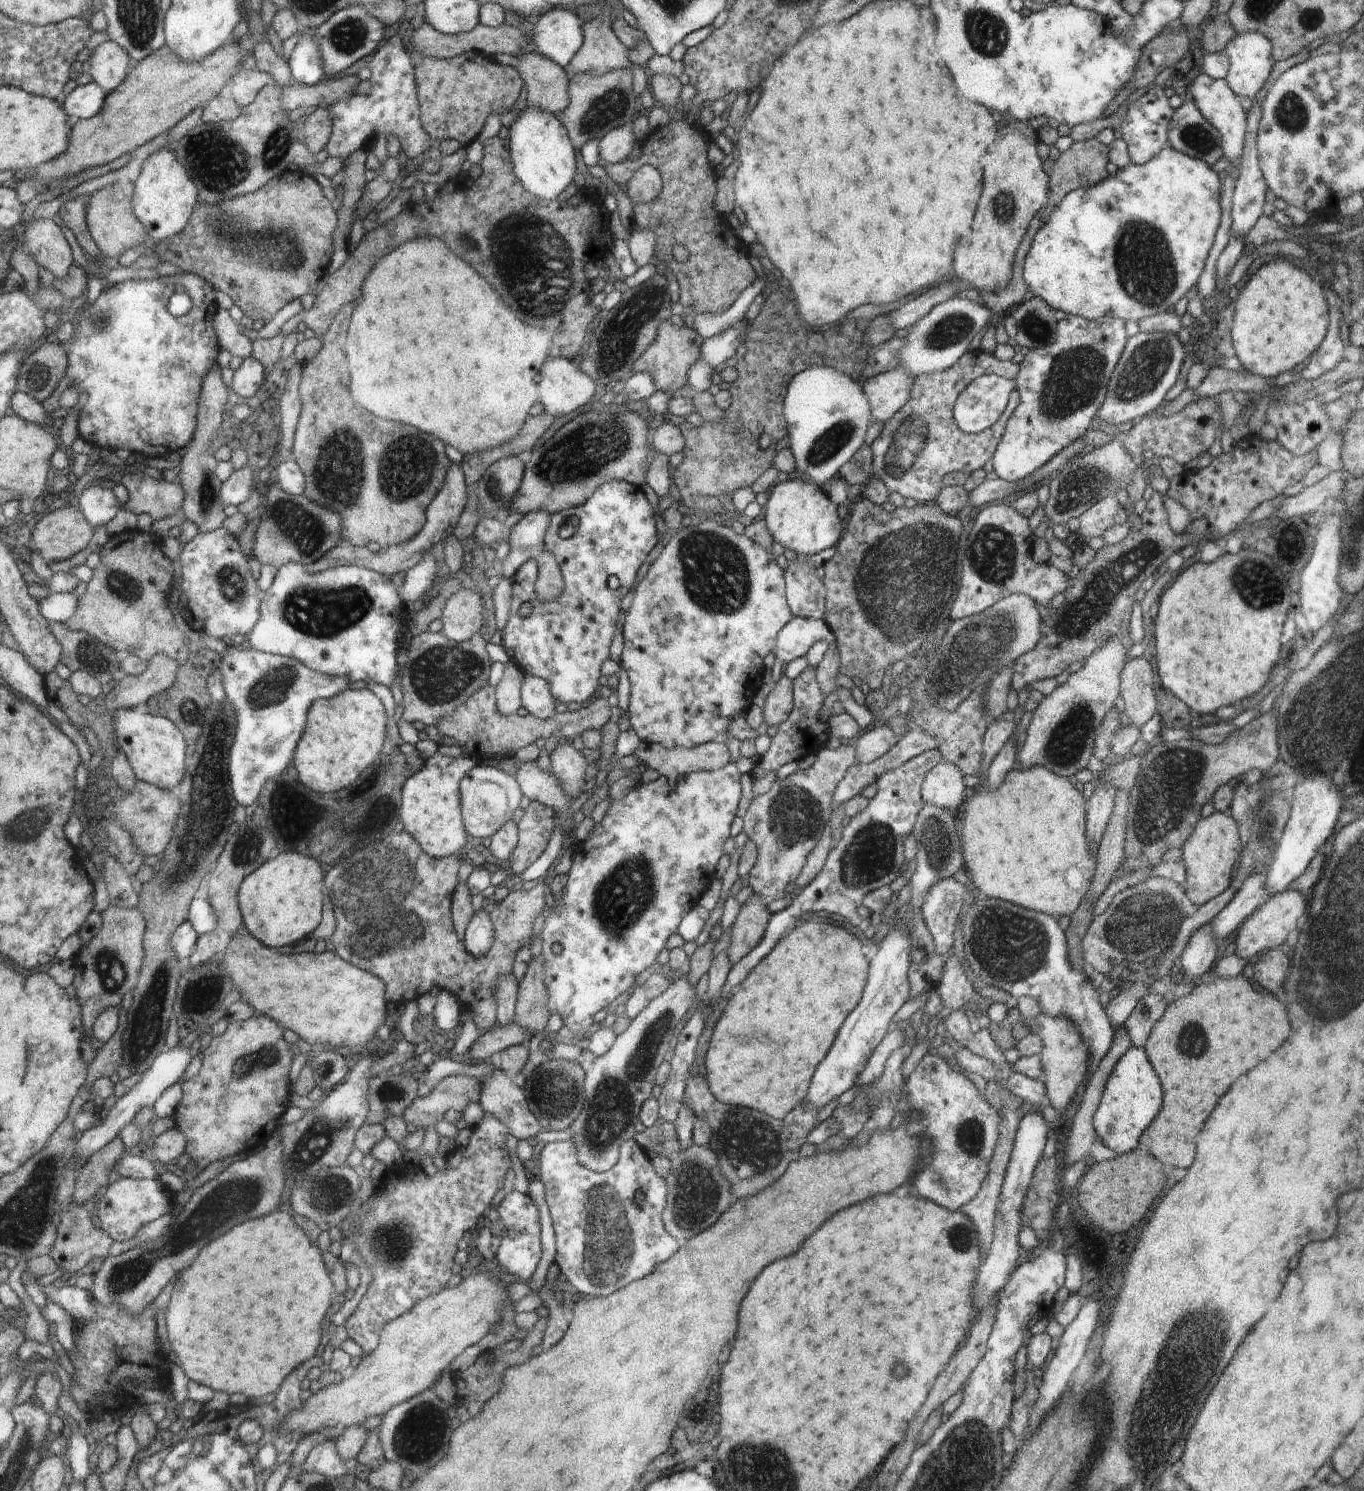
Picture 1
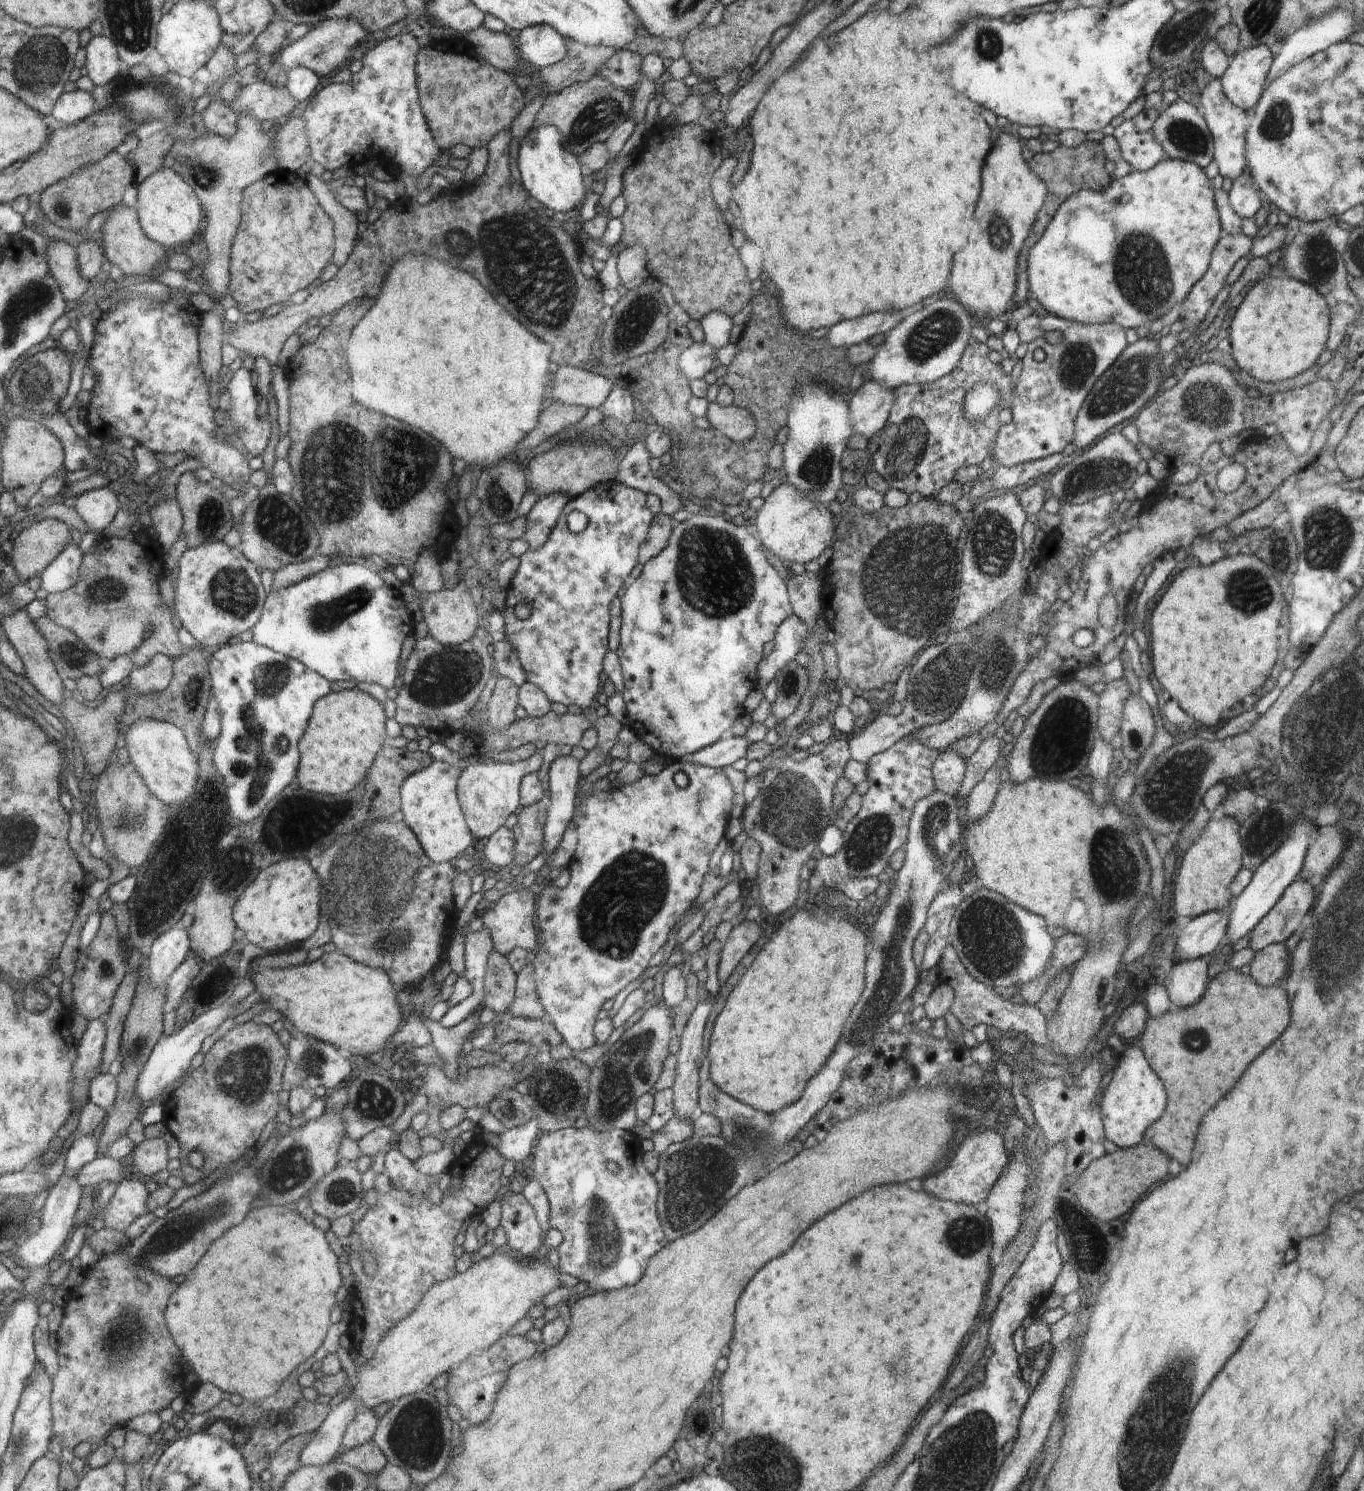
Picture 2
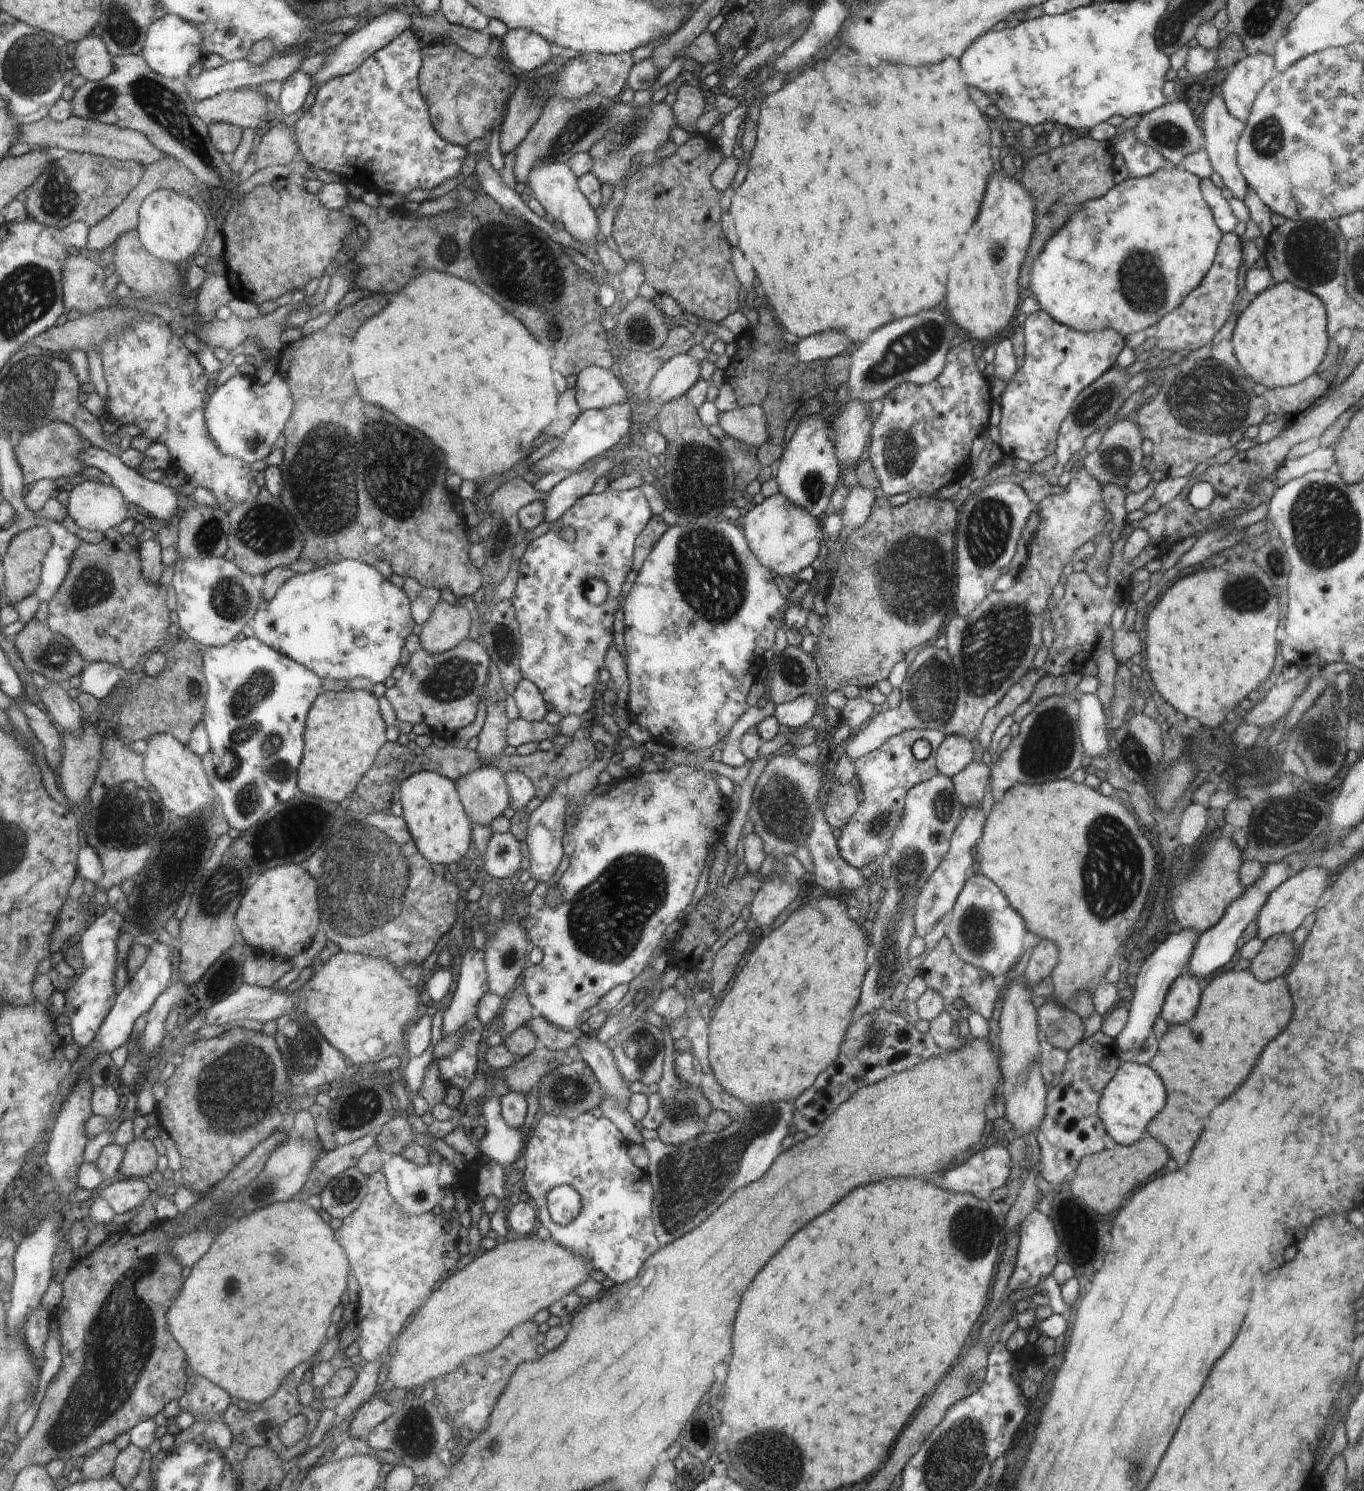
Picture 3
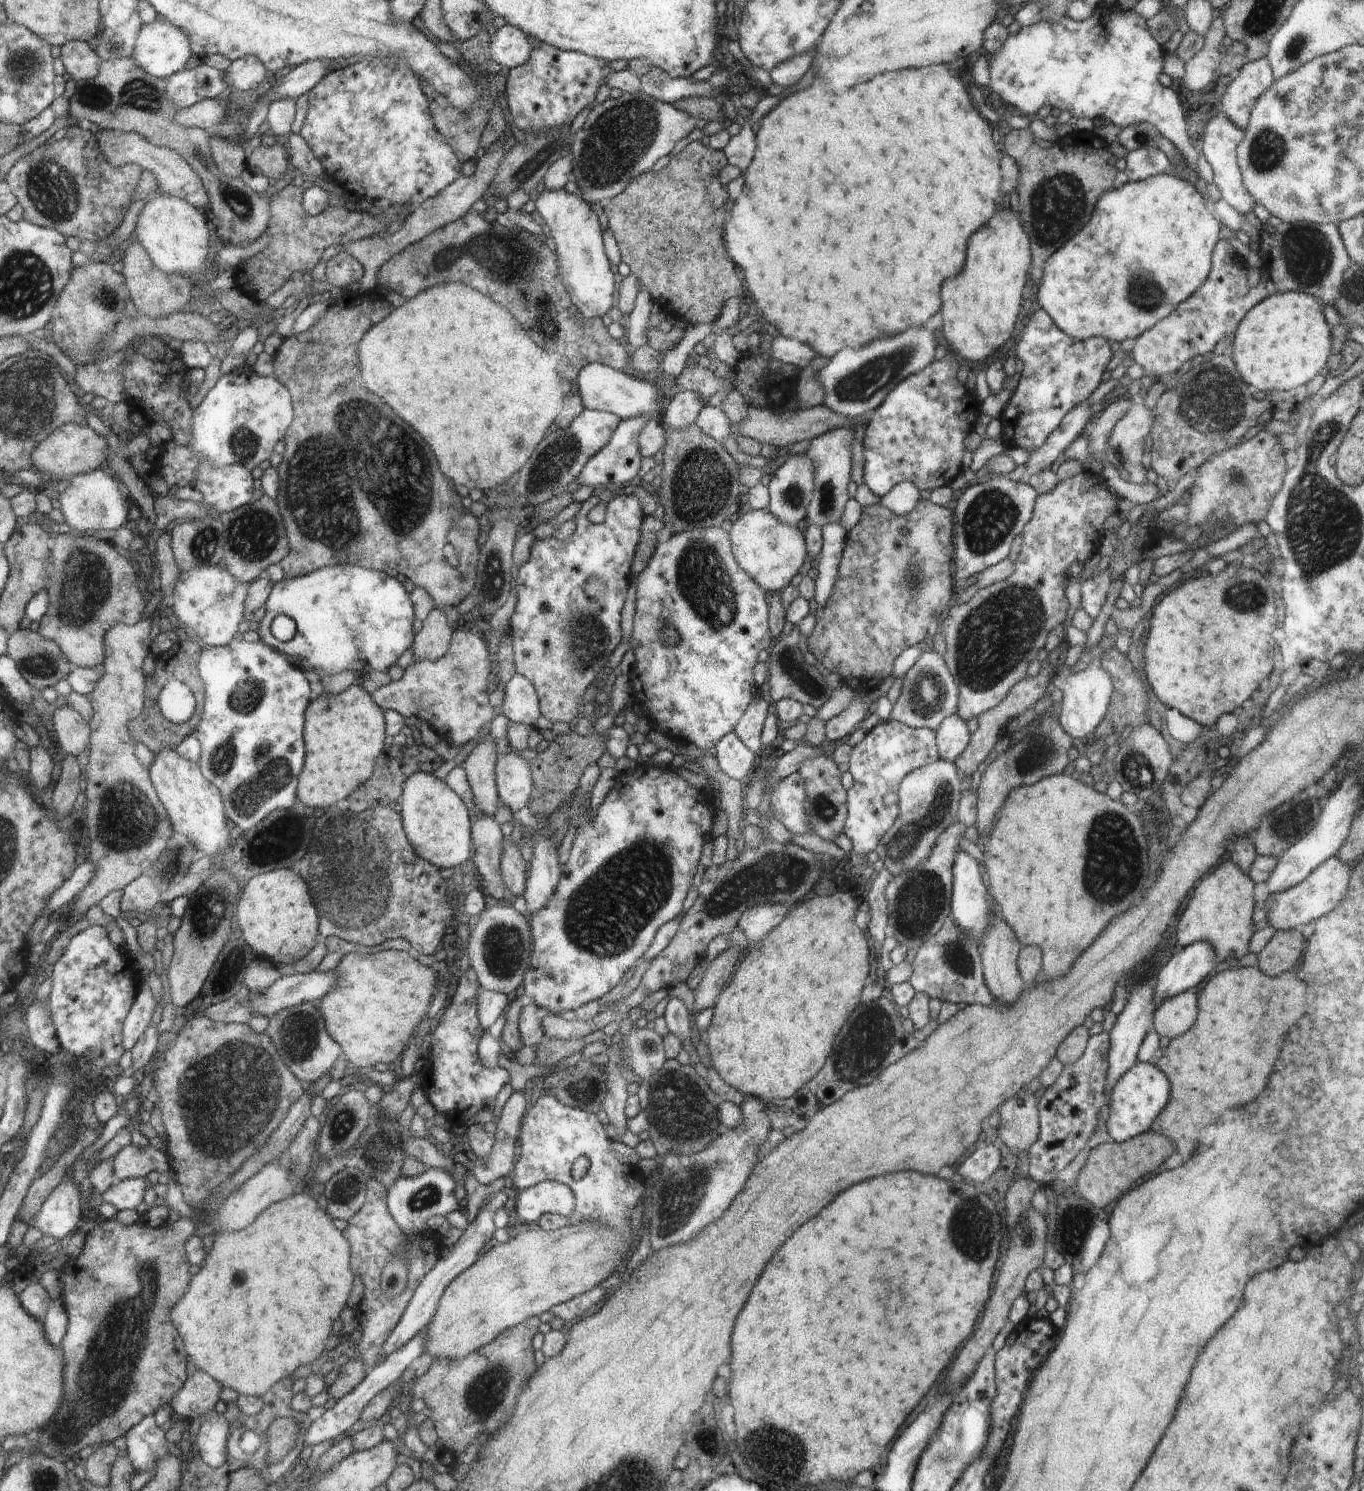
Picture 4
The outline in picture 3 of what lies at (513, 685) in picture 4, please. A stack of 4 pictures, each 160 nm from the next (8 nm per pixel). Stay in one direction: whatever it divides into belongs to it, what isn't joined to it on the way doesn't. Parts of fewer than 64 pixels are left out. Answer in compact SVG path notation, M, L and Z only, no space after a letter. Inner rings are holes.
M522 678L513 692L520 717L529 721L542 721L550 710L538 687L529 680Z

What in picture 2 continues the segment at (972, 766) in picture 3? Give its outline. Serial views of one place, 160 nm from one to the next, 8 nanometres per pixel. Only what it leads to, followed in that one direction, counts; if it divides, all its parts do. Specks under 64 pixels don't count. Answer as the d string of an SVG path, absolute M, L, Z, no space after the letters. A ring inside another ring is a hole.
M995 735L986 738L986 742L981 744L980 750L973 756L966 759L966 769L960 790L957 796L962 800L970 795L970 792L984 780L984 776L990 772L990 768L999 762L1003 743L999 742Z

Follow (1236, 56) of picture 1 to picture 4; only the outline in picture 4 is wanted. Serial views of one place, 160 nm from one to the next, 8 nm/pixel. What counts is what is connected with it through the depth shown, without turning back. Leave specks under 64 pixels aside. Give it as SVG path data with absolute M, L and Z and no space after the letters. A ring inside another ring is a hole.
M1266 57L1249 61L1233 75L1224 92L1220 111L1226 114L1232 124L1244 130L1254 103L1274 81L1271 64Z

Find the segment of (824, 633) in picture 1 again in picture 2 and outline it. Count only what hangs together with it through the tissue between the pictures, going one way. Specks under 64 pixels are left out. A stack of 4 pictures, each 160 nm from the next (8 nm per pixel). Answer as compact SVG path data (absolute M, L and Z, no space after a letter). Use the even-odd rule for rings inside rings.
M790 616L777 629L777 639L774 640L772 650L758 668L758 680L762 690L772 680L778 679L778 674L788 662L796 659L798 653L802 651L800 642L807 640L807 632L808 628L798 616Z

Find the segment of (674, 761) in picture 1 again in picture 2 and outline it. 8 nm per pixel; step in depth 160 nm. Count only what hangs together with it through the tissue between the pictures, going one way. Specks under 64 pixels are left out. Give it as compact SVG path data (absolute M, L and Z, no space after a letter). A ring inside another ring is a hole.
M729 735L710 747L702 748L701 751L687 755L681 760L708 767L724 768L745 758L750 745L751 743L745 737Z

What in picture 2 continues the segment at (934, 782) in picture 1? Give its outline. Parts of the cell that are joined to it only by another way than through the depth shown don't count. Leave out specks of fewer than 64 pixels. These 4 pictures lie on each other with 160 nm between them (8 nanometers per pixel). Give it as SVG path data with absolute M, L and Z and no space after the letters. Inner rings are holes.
M947 749L941 752L933 765L933 778L937 790L957 796L964 778L966 758L956 750Z

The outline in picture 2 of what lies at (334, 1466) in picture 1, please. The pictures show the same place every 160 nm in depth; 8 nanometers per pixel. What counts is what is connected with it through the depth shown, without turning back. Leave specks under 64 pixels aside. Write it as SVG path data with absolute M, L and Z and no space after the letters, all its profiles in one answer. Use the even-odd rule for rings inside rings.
M348 1396L340 1404L330 1408L323 1424L312 1434L307 1446L300 1452L301 1466L322 1466L337 1459L343 1450L341 1443L350 1422L356 1418L361 1406L354 1396Z

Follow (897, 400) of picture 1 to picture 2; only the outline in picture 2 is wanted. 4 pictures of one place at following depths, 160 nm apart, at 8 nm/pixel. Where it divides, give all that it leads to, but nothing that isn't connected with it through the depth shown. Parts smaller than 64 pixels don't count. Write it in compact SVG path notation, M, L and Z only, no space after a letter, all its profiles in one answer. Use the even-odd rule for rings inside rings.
M868 379L850 398L854 429L867 439L872 438L885 427L894 402L893 389Z

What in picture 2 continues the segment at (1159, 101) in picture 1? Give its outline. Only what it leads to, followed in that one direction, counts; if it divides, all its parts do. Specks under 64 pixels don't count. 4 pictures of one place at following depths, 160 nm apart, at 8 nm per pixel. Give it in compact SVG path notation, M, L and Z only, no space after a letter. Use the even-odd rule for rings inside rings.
M1156 108L1142 109L1137 116L1126 119L1114 130L1122 156L1136 171L1148 170L1168 157L1153 131L1159 114Z

